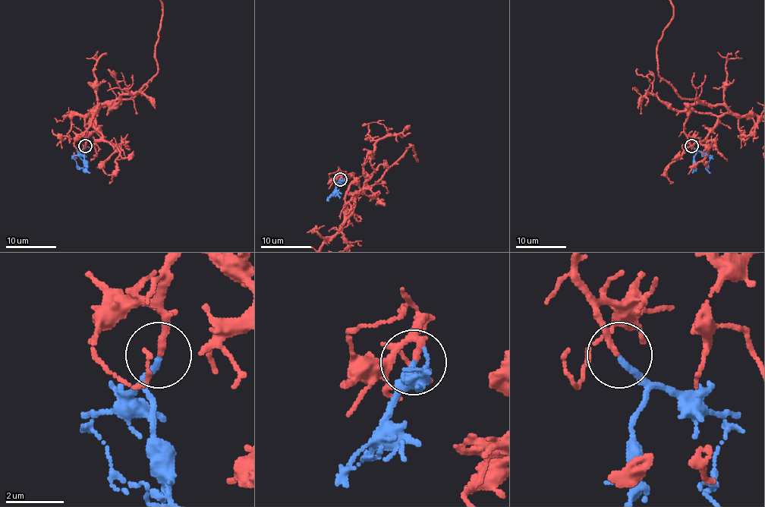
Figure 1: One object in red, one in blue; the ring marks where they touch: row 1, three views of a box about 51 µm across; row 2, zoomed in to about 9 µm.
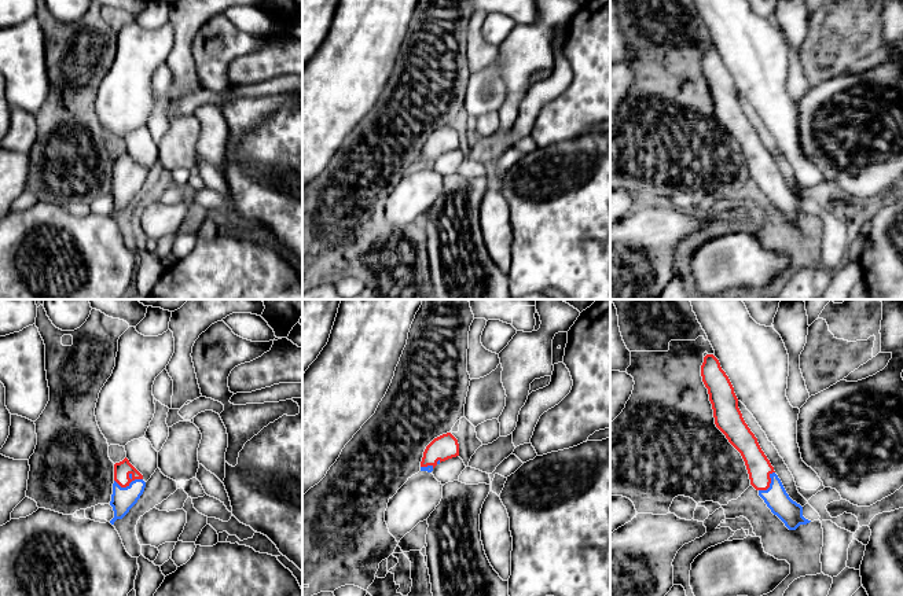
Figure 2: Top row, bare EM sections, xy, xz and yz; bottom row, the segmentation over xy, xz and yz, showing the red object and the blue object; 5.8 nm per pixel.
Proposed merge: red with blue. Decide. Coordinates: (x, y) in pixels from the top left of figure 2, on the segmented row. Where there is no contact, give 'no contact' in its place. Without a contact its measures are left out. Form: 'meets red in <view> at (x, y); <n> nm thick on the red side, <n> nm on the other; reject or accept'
meets red in xy at (128, 484); 100 nm thick on the red side, 140 nm on the other; accept

